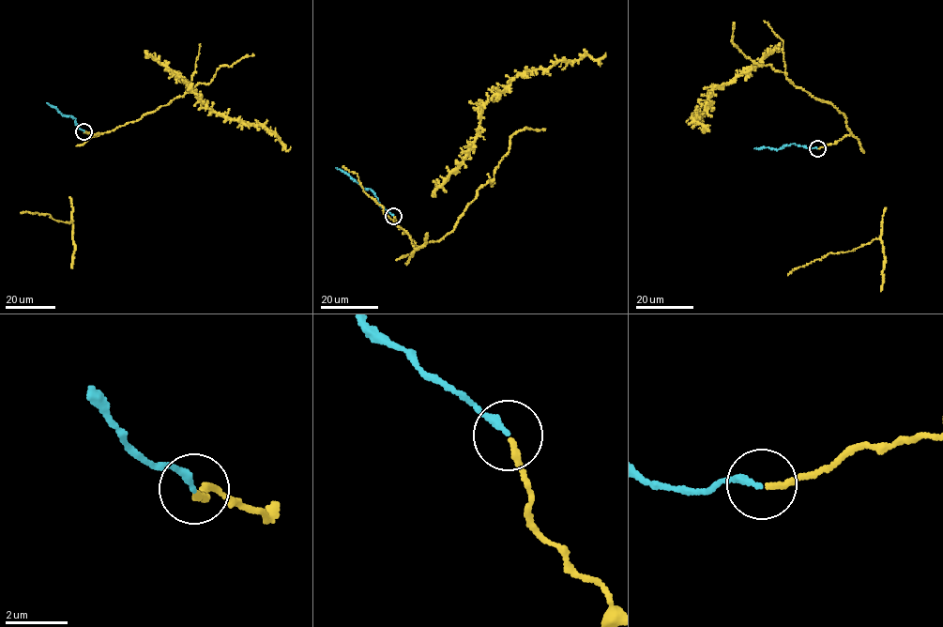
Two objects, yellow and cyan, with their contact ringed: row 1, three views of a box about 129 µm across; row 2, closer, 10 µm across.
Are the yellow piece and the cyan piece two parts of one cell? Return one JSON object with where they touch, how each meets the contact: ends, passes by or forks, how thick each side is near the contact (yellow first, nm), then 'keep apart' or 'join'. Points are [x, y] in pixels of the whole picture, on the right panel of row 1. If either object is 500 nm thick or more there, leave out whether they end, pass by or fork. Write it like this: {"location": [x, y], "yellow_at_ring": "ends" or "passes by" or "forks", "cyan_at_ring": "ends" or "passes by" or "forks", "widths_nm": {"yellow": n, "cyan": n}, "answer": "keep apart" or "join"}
{"location": [817, 148], "yellow_at_ring": "ends", "cyan_at_ring": "ends", "widths_nm": {"yellow": 190, "cyan": 220}, "answer": "join"}

